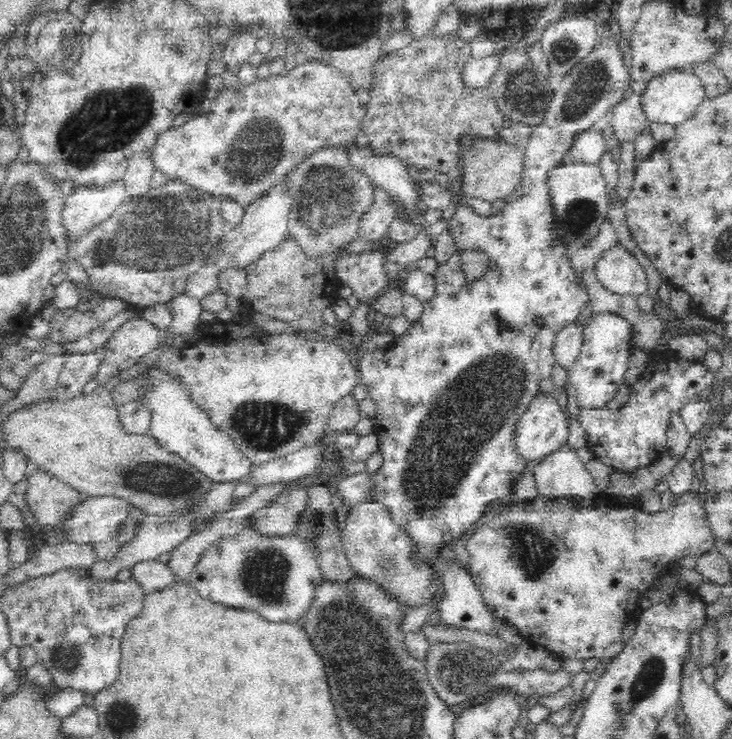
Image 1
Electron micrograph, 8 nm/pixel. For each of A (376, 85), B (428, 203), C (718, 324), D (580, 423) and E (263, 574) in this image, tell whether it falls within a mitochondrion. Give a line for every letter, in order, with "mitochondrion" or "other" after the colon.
A: other
B: other
C: other
D: other
E: mitochondrion

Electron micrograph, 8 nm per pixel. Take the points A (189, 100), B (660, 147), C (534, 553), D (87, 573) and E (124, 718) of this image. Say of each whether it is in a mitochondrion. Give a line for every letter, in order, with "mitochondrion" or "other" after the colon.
A: other
B: other
C: mitochondrion
D: other
E: mitochondrion

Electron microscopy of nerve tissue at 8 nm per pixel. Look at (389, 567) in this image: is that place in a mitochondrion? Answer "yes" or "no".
yes

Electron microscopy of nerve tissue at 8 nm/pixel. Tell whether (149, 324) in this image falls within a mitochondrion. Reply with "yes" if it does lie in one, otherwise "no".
no

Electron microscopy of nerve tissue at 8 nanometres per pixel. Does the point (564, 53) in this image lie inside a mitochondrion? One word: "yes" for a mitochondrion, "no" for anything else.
yes

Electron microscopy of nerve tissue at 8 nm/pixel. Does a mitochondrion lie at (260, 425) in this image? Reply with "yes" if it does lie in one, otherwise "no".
yes

